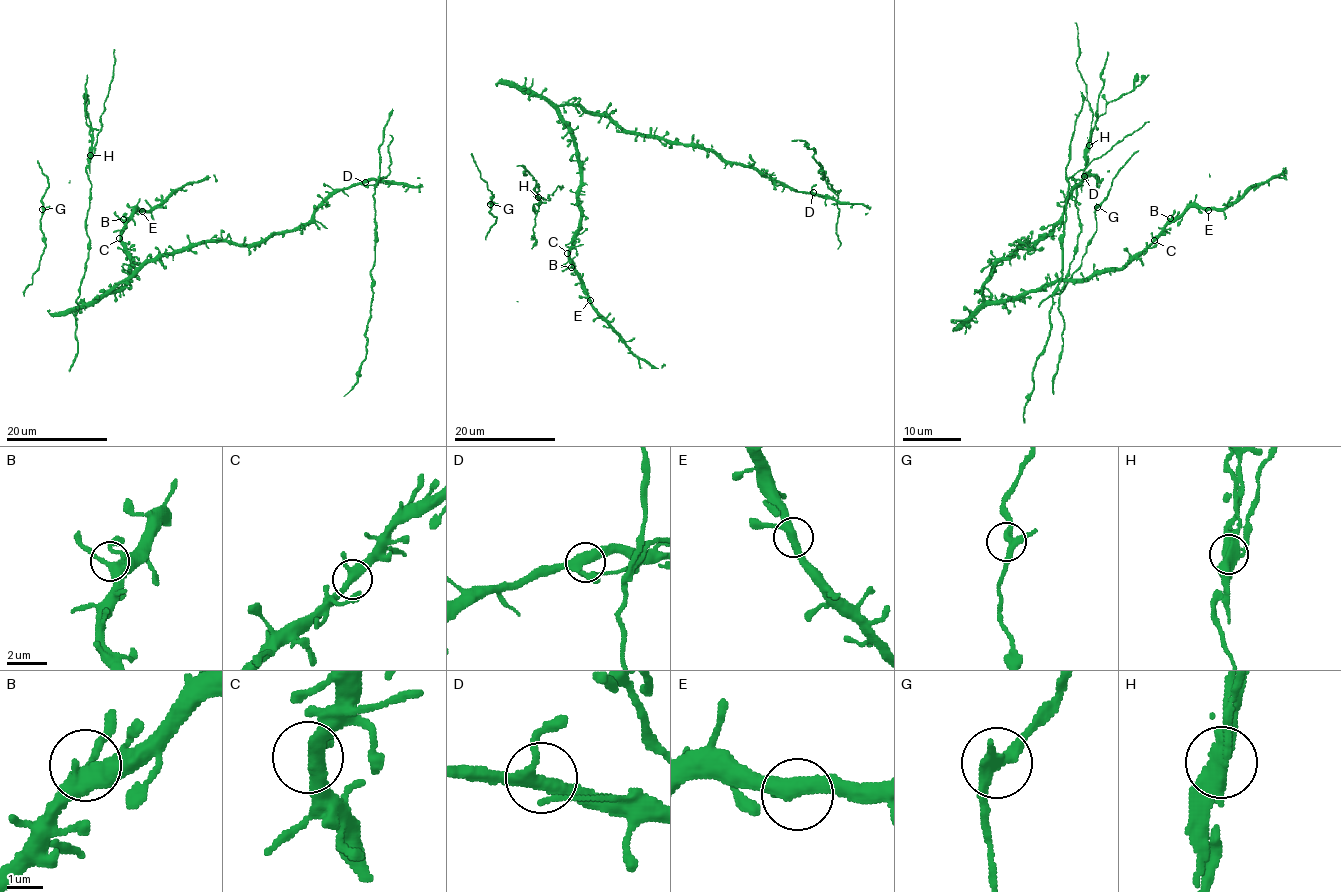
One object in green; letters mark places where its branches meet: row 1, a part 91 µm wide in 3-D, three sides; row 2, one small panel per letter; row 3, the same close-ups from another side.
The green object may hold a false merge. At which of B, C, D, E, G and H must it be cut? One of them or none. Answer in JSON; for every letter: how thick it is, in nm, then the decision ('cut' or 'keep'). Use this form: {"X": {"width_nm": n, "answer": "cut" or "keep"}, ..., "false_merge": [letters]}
{"B": {"width_nm": 340, "answer": "keep"}, "C": {"width_nm": 340, "answer": "keep"}, "D": {"width_nm": 360, "answer": "keep"}, "E": {"width_nm": 360, "answer": "keep"}, "G": {"width_nm": 320, "answer": "keep"}, "H": {"width_nm": 400, "answer": "cut"}, "false_merge": ["H"]}

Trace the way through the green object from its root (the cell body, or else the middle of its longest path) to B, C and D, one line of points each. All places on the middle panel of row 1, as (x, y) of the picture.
B: (646, 137), (575, 105), (558, 108), (580, 165), (580, 229), (570, 251), (571, 267)
C: (646, 137), (575, 105), (558, 108), (580, 165), (580, 229), (567, 253)
D: (646, 137), (714, 149), (728, 161), (751, 165), (759, 173), (789, 187), (813, 192)

